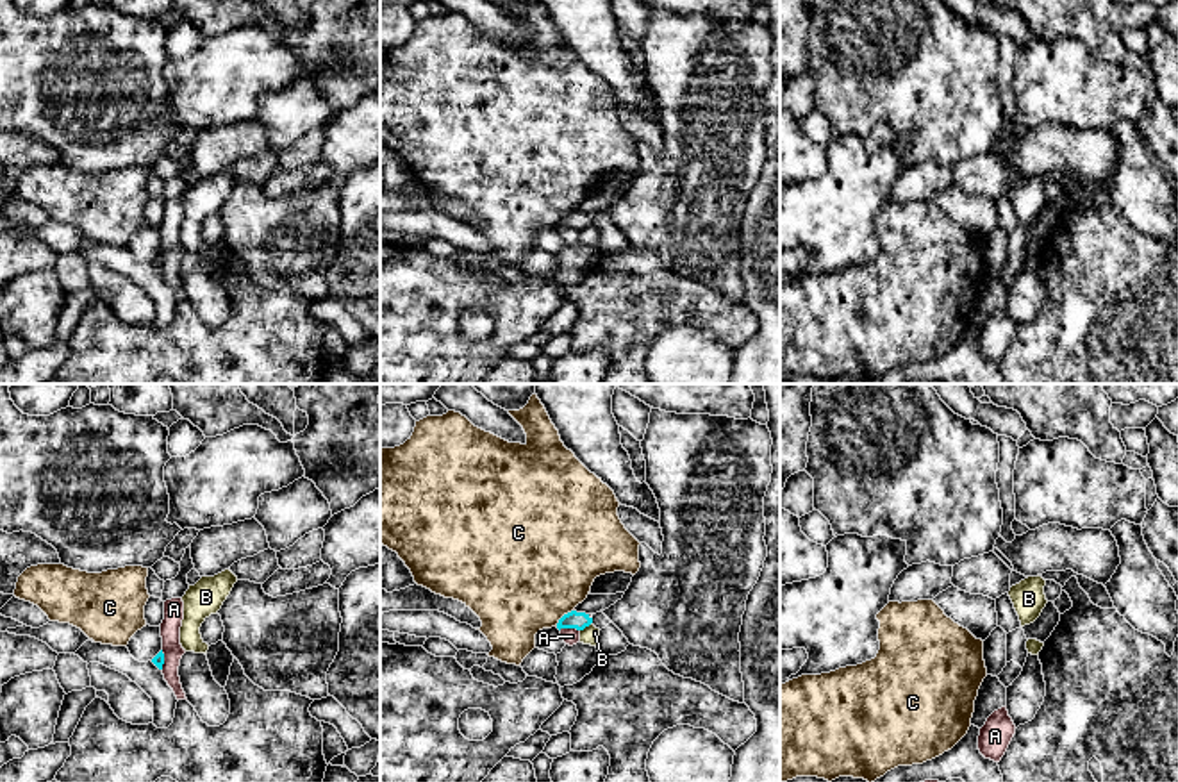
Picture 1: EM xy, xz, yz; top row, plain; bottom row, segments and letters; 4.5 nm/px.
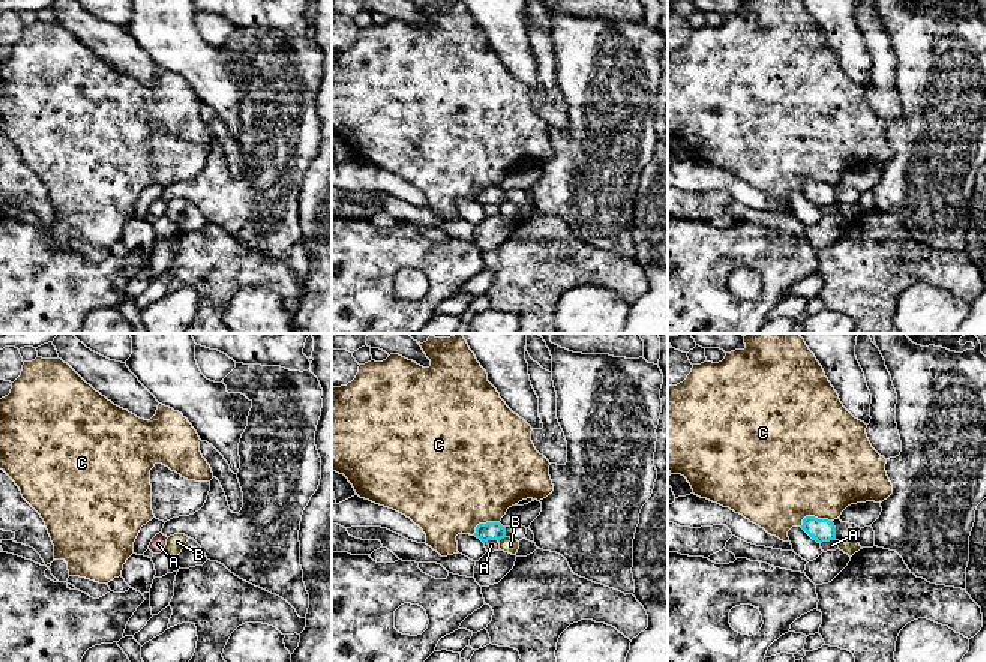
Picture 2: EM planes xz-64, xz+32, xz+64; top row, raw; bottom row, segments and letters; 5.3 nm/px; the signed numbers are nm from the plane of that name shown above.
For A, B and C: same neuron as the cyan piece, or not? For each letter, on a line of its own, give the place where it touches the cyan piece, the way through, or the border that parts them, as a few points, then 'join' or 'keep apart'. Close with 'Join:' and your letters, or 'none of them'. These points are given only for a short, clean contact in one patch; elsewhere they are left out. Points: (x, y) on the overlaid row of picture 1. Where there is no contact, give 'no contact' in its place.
A: contact xz (570, 627); border xz (559, 629), (579, 631); keep apart
B: contact xz (586, 625); border xz (591, 622), (580, 631); keep apart
C: contact xz (563, 616); keep apart
Join: none of them

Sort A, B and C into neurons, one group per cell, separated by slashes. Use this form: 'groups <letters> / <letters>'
groups A / B / C

